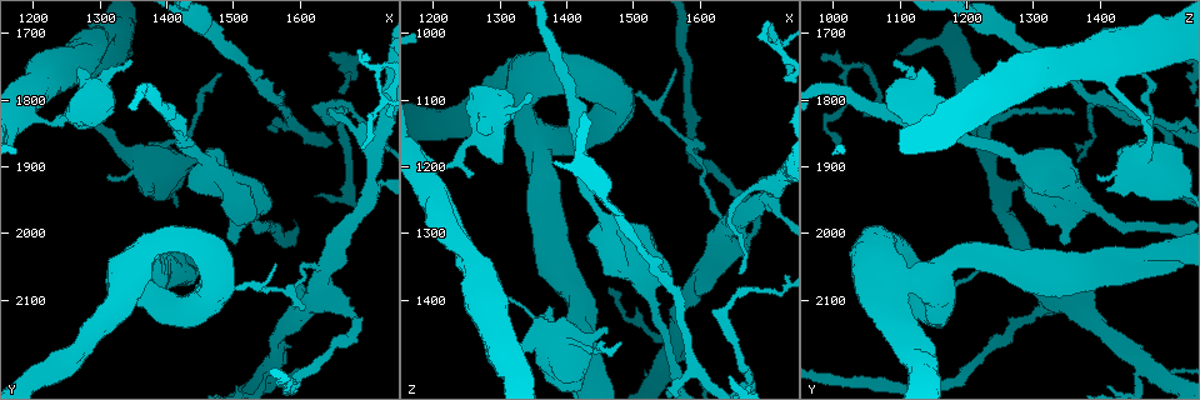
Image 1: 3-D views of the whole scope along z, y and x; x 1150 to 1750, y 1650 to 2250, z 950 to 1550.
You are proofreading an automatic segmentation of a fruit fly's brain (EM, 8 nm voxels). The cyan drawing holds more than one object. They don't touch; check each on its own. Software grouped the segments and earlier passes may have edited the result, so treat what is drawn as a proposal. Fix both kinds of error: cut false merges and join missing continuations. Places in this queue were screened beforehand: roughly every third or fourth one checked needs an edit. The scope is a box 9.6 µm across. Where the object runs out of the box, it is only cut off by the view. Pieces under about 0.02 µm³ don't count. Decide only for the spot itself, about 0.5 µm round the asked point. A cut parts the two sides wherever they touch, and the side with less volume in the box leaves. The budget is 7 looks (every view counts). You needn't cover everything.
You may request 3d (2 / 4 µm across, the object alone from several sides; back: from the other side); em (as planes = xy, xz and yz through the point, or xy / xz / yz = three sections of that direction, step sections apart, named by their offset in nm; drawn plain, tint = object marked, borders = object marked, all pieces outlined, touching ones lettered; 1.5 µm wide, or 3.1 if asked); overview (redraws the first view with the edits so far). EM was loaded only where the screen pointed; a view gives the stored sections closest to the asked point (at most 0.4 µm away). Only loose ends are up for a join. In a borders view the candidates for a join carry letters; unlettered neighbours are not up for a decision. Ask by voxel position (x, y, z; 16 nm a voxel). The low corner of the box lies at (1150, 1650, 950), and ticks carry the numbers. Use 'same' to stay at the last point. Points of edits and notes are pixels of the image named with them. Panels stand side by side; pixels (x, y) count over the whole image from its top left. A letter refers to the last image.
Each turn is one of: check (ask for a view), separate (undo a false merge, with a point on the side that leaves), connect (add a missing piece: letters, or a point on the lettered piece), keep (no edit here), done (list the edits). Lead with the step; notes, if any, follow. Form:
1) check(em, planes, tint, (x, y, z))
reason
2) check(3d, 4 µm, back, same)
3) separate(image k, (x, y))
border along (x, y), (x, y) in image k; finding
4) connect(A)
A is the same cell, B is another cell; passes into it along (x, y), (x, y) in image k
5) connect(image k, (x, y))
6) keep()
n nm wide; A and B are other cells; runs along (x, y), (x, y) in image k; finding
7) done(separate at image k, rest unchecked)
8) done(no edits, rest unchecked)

check(3d, 2 µm, (1645, 1805, 1400))
abrupt turn

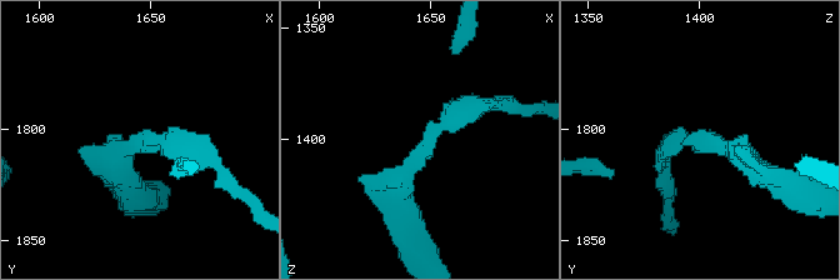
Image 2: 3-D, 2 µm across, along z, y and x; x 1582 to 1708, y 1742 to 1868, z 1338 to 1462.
check(em, xy, step 8, tint, (1647, 1804, 1401))
now the EM

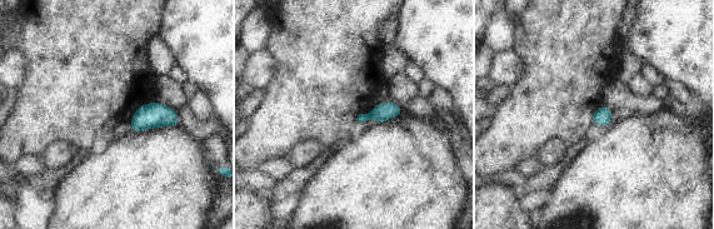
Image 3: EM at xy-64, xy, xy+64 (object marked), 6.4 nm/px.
check(em, planes, borders, same)
another direction

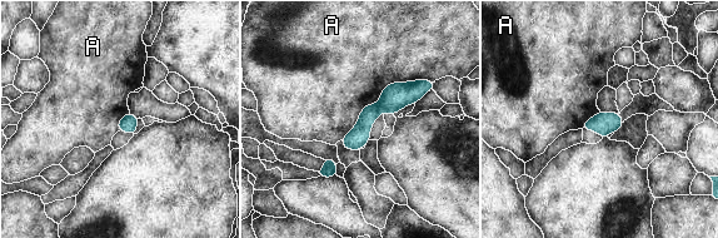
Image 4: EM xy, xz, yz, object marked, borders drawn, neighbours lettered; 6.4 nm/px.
separate(image 4, (359, 135))
A is another cell; border along (375, 104), (380, 112) in image 4; two neurons meet here

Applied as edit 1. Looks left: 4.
check(overview)
see it whole again

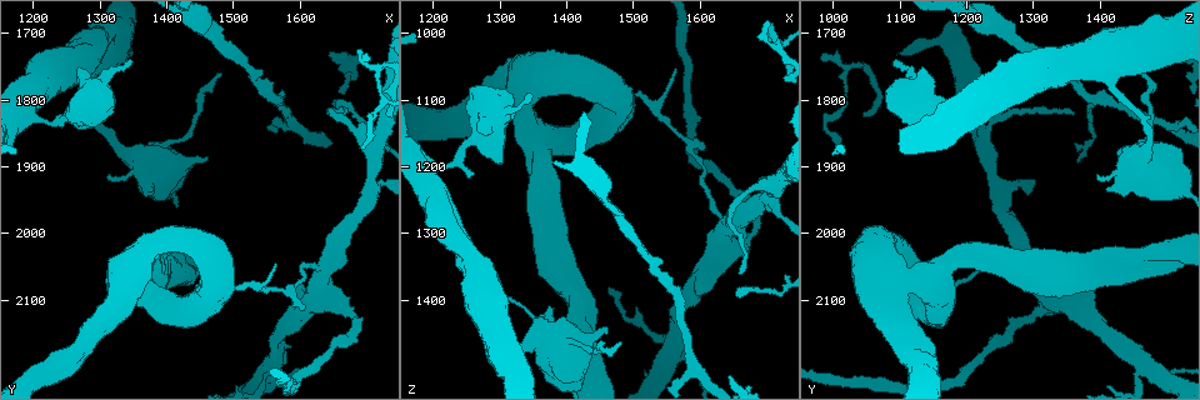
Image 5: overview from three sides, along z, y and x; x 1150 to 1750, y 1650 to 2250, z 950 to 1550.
check(3d, 2 µm, back, (1375, 1930, 1410))
free end

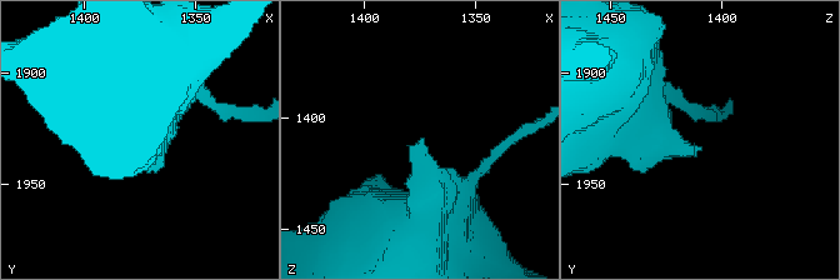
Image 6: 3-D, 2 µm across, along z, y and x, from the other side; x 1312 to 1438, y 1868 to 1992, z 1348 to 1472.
check(em, planes, borders, (1377, 1933, 1411))

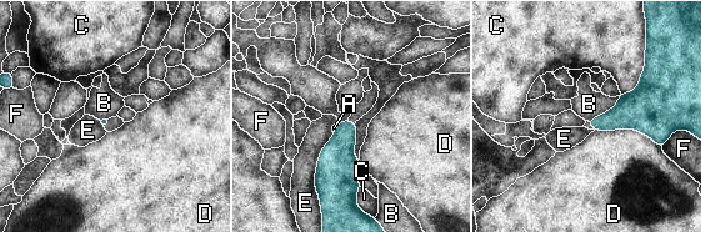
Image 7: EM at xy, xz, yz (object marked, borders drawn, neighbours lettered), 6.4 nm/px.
keep()
A, B, C, D, E and F are other cells; border along (619, 96), (610, 109), (587, 121) in image 7; none of them fits

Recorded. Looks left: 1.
check(em, xz, step 8, borders, (1345, 1745, 1085))
free end

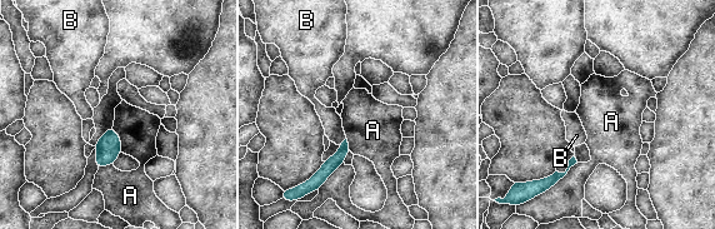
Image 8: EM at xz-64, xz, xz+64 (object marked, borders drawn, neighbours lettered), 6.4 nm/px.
keep()
100 nm wide; A and B are other cells; runs along (345, 145), (340, 155), (319, 177) in image 8; none of them fits

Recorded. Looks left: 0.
done(separate at image 4, rest unchecked)

